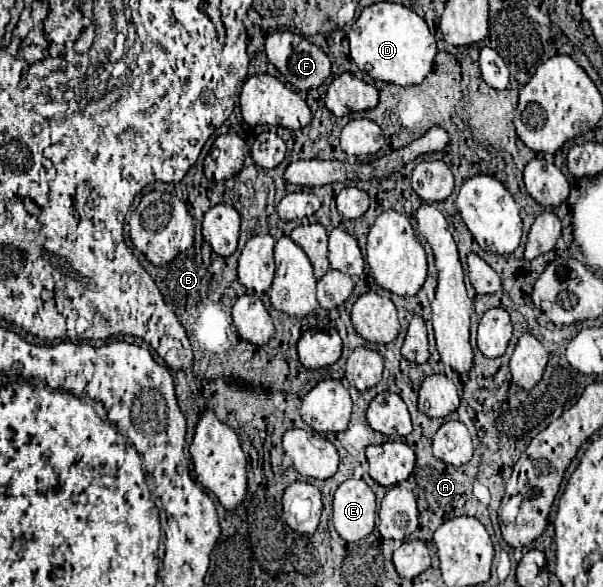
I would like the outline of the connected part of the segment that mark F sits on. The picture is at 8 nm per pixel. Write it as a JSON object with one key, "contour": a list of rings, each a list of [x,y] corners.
{"contour":[[[273,32],[267,42],[265,42],[265,52],[269,62],[275,64],[275,68],[285,76],[285,80],[289,84],[293,84],[297,90],[311,90],[323,84],[323,80],[331,74],[331,62],[327,58],[327,54],[311,44],[309,40],[305,40],[299,34],[293,32]]]}

